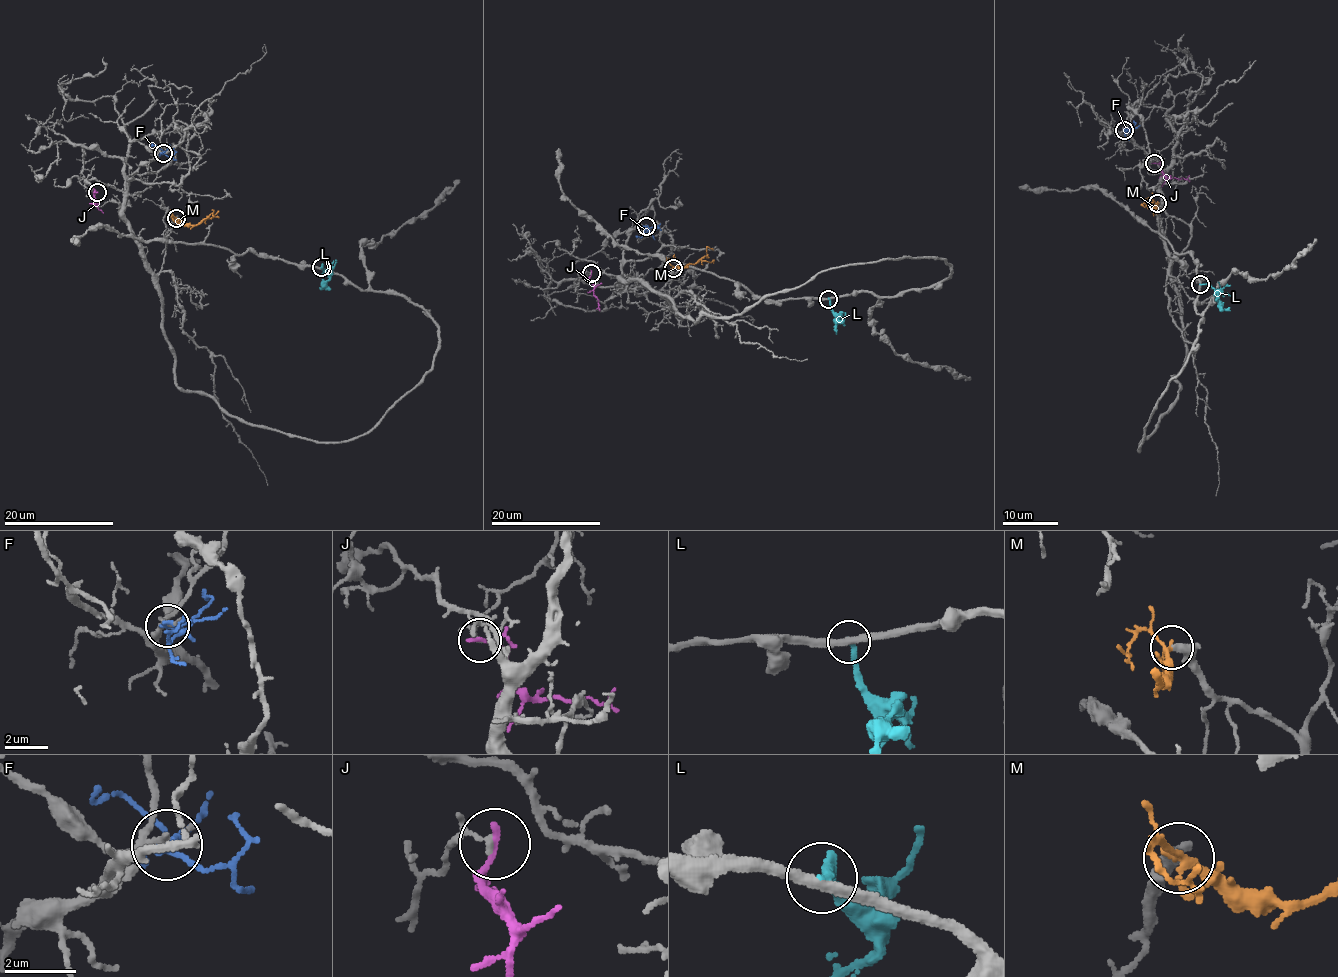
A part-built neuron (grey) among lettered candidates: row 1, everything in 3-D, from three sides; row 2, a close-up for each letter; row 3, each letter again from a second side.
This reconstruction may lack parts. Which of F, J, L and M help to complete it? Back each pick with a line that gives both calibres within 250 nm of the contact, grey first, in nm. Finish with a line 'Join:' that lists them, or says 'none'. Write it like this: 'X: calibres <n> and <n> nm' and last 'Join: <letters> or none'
M: calibres 280 and 170 nm
Join: M

